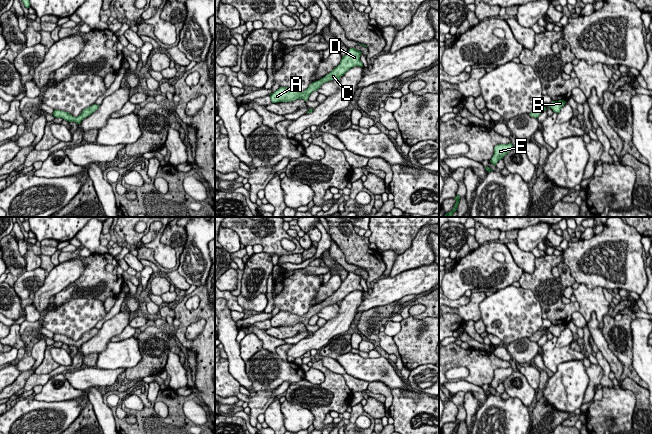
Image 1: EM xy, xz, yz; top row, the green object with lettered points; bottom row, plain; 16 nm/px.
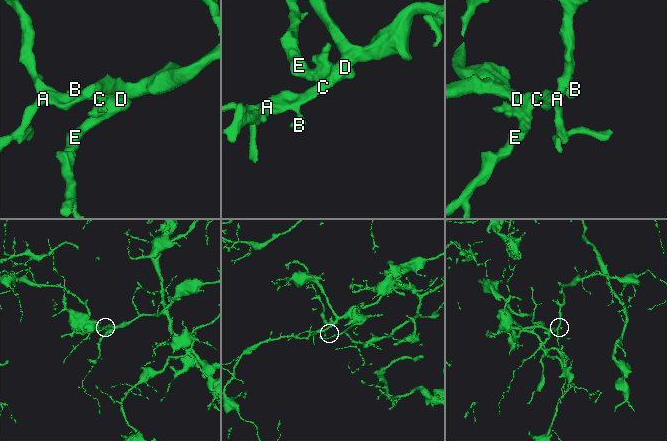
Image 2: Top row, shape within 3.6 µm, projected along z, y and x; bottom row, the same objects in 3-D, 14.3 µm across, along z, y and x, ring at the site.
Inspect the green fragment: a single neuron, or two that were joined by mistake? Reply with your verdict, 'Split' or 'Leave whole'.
Leave whole

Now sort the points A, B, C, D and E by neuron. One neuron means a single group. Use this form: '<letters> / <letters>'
A B C D E

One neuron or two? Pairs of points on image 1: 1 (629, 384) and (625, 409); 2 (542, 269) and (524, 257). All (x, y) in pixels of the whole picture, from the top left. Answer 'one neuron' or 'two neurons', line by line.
1: two neurons
2: two neurons

